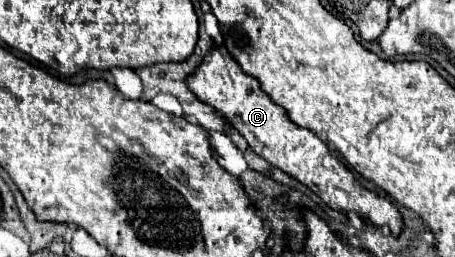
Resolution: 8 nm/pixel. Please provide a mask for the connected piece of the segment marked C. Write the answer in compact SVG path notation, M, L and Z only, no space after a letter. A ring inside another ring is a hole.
M215 47L213 51L209 51L205 61L187 79L187 85L199 101L217 109L237 129L257 155L309 187L331 209L345 215L353 211L359 217L369 219L369 223L373 223L375 227L387 227L395 237L399 237L399 233L403 231L403 217L397 205L363 187L347 169L347 165L339 157L331 155L327 143L323 143L313 131L295 125L289 119L287 111L269 99L259 81L247 75L239 67L239 63L225 51L225 47Z

